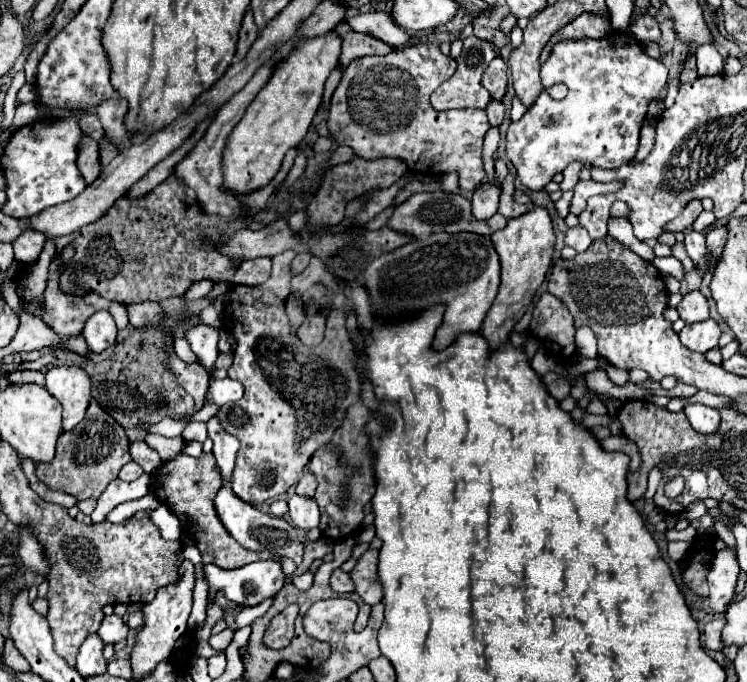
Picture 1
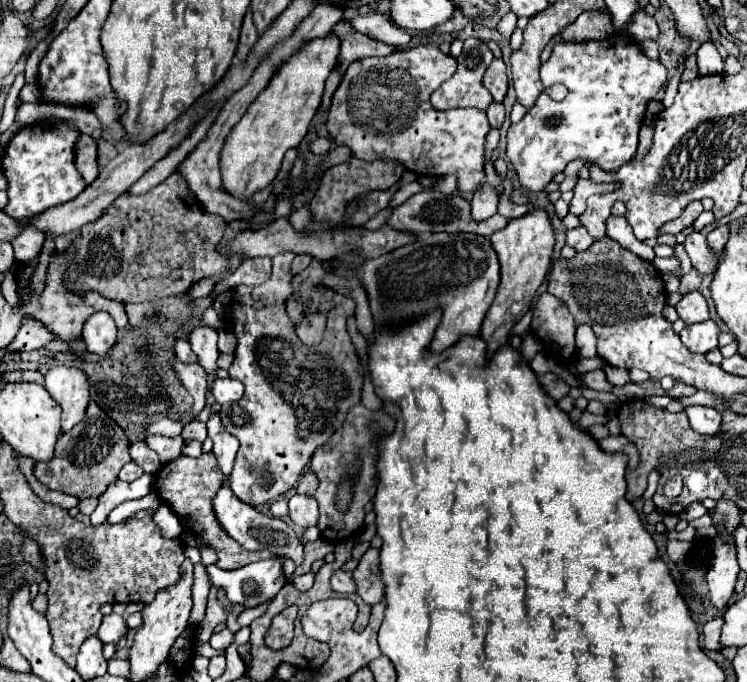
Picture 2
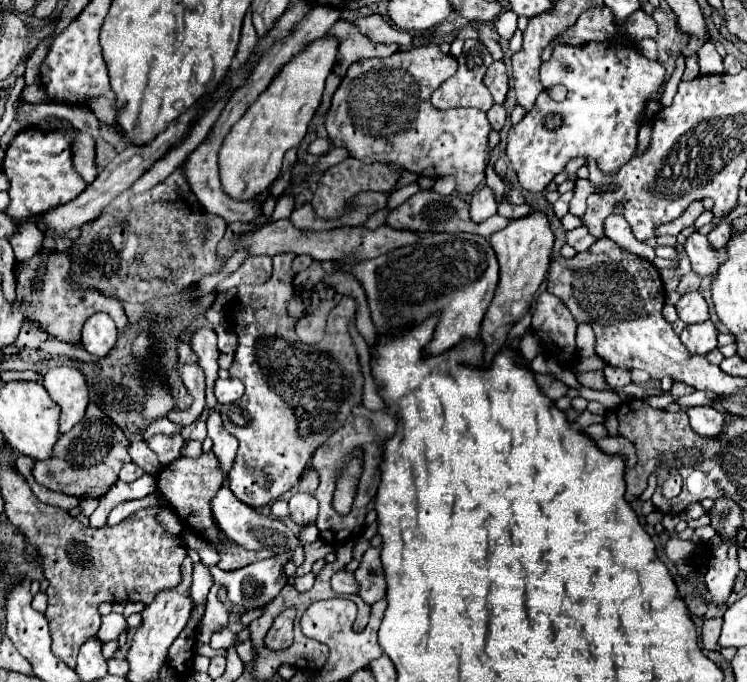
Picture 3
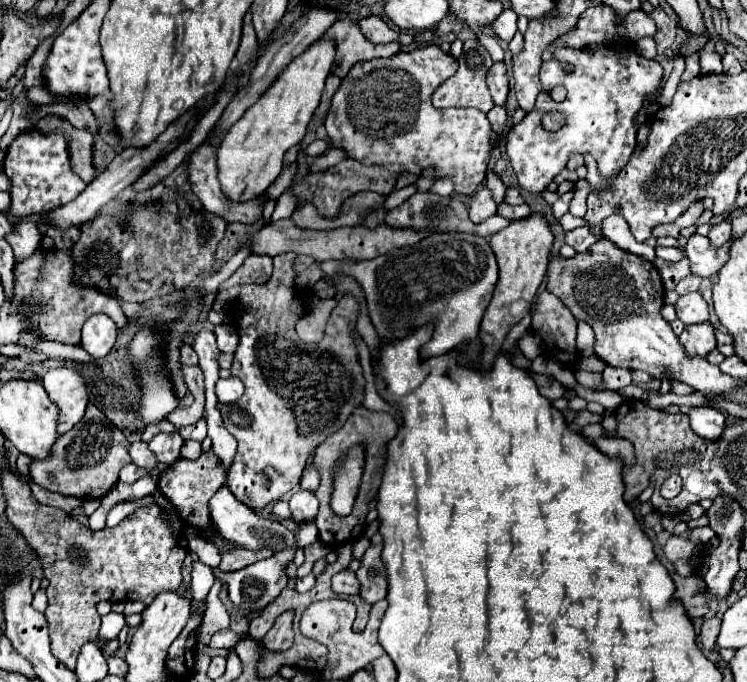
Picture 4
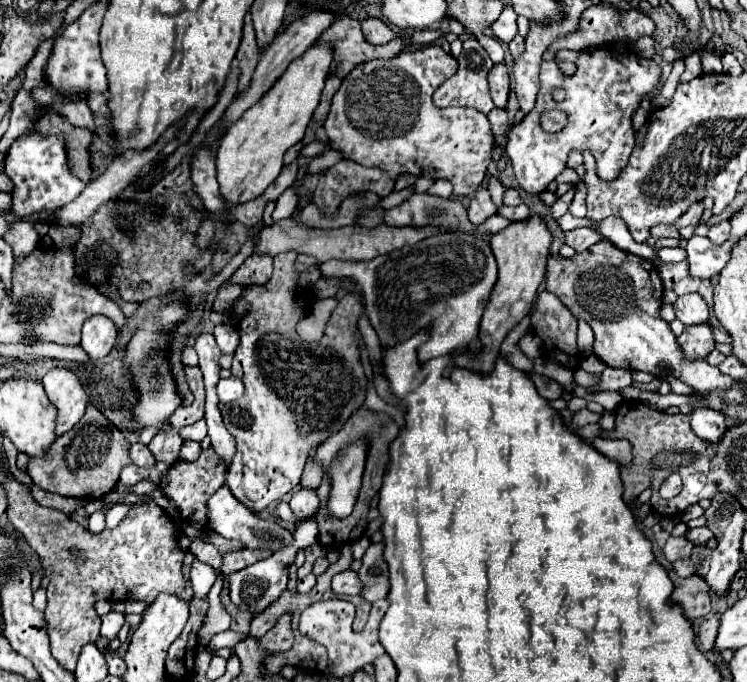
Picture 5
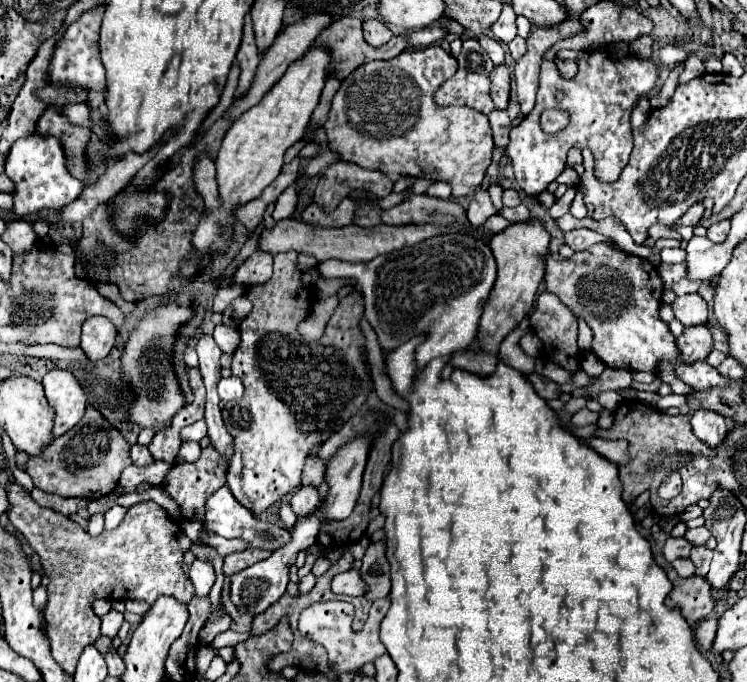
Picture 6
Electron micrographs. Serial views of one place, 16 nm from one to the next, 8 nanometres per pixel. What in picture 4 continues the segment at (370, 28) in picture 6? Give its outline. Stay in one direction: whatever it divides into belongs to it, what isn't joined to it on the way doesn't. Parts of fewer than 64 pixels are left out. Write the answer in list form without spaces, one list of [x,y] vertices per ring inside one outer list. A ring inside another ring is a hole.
[[[368,16],[368,18],[360,18],[360,30],[362,34],[372,42],[372,44],[388,44],[394,40],[402,42],[402,50],[410,50],[412,48],[412,36],[406,32],[396,32],[394,28],[390,28],[386,24],[386,20],[378,18],[378,16]]]

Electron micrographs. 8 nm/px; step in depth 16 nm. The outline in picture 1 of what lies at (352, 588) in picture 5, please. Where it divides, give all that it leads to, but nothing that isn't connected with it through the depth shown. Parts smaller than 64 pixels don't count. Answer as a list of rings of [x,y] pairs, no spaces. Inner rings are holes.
[[[338,570],[336,574],[332,574],[332,578],[330,578],[330,586],[332,586],[334,592],[338,592],[338,594],[354,592],[354,582],[352,582],[350,574],[344,572],[344,570]]]

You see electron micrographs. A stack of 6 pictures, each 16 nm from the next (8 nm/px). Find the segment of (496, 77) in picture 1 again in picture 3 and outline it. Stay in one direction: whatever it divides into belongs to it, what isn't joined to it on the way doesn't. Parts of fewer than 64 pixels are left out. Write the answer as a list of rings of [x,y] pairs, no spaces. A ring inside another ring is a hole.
[[[494,62],[492,68],[488,68],[486,84],[488,84],[488,90],[494,98],[494,102],[504,104],[506,94],[508,94],[508,74],[506,74],[504,62]]]

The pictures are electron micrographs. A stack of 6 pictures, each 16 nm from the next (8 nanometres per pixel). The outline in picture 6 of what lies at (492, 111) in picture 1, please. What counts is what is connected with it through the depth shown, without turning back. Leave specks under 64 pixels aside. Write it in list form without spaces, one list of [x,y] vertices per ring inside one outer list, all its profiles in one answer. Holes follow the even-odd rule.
[[[494,110],[490,116],[488,116],[488,120],[490,120],[490,128],[492,128],[492,136],[494,136],[494,148],[506,148],[508,146],[508,134],[510,134],[510,130],[520,122],[520,118],[518,120],[510,120],[508,118],[508,114],[506,112],[502,112],[502,110]]]

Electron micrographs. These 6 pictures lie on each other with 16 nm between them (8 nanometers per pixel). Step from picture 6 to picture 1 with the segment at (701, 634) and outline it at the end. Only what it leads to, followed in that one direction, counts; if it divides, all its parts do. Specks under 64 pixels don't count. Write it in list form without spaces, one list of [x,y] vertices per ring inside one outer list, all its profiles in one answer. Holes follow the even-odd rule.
[[[722,616],[710,620],[710,622],[704,626],[704,646],[706,646],[708,650],[722,650],[722,648],[724,648],[724,644],[720,644],[722,626],[724,626],[724,618],[722,618]]]

